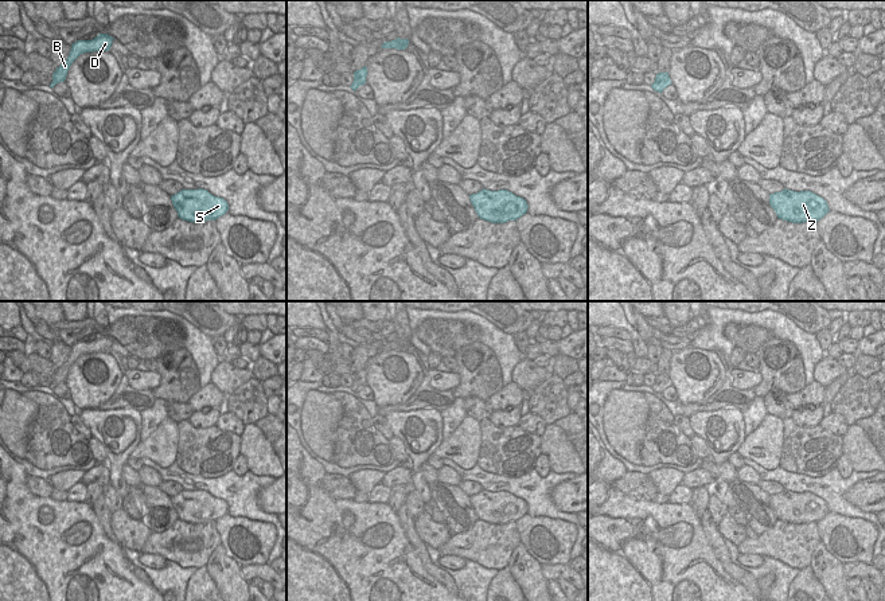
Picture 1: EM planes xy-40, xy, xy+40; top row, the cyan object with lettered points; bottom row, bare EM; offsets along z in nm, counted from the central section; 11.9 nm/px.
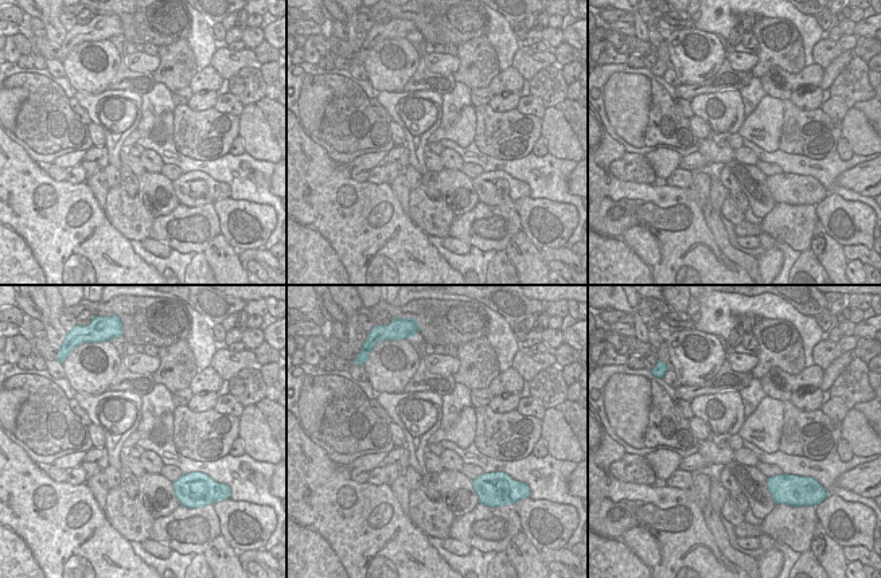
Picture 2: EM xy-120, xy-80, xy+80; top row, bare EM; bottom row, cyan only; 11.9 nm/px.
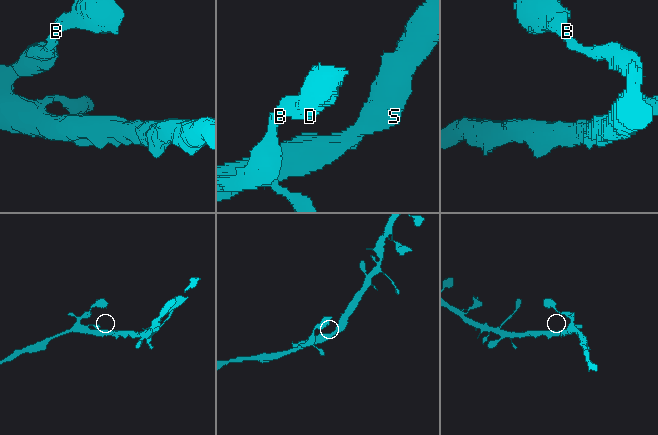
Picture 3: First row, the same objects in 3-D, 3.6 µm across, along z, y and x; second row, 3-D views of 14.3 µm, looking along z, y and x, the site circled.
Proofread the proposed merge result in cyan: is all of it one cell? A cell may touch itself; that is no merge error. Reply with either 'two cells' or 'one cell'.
one cell

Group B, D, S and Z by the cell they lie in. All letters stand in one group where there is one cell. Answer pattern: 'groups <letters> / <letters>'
groups B D S Z

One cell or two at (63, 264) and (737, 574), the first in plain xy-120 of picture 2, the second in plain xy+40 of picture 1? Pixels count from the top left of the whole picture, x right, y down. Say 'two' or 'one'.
two

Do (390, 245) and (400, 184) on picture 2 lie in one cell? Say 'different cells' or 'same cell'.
different cells

